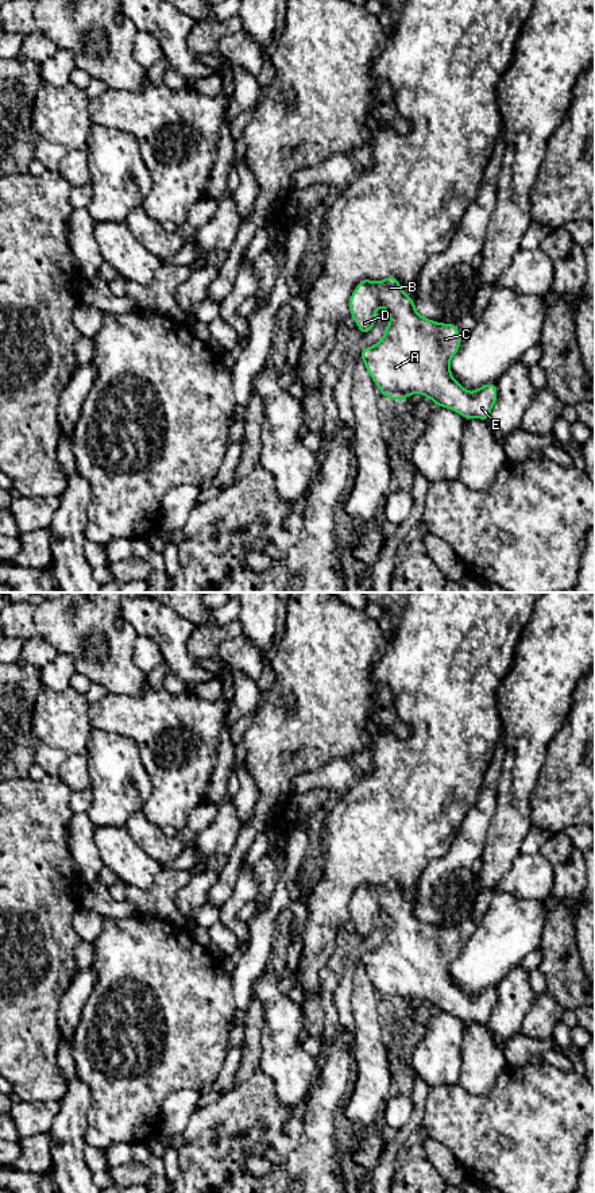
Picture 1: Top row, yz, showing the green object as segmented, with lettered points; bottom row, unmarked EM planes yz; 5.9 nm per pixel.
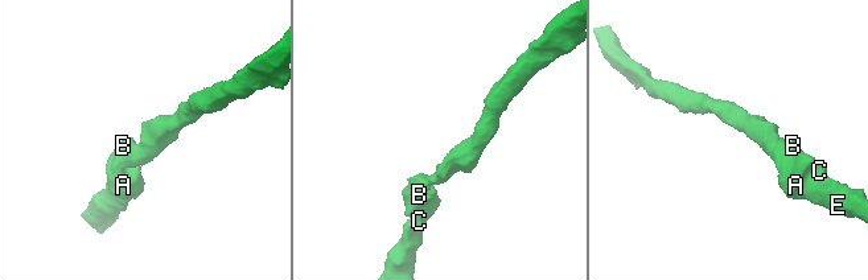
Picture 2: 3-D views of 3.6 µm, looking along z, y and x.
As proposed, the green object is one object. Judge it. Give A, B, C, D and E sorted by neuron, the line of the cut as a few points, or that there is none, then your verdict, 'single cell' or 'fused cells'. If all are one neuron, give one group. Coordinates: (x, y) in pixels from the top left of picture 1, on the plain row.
groups A B C D E; cut none; single cell

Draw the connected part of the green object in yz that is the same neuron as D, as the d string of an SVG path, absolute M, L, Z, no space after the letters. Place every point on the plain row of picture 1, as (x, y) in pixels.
M389 880L380 887L362 884L349 901L348 910L351 922L363 939L374 933L375 916L379 911L390 919L382 943L375 950L360 955L367 977L386 1003L403 1004L418 997L430 1003L434 1011L455 1015L465 1024L478 1022L488 1026L498 1003L497 988L487 988L470 997L453 984L451 977L451 964L461 949L456 928L443 928L420 920L413 901L402 896L402 891L394 880Z

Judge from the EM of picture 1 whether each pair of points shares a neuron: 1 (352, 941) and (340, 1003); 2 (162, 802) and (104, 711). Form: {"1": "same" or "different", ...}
{"1": "different", "2": "same"}

